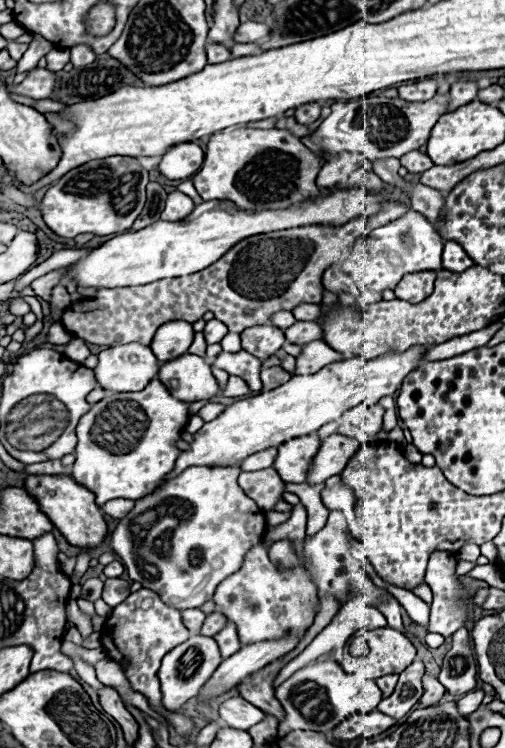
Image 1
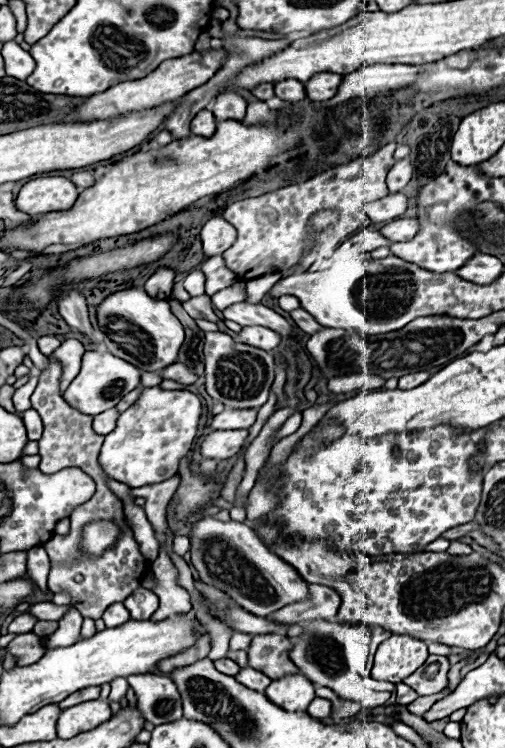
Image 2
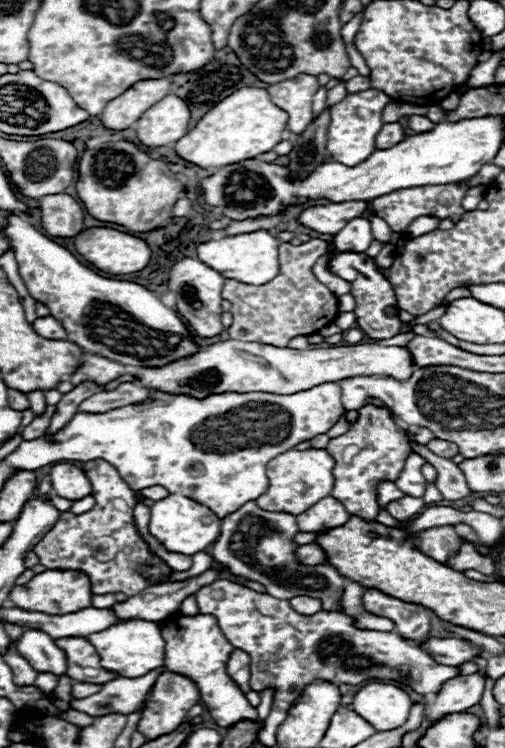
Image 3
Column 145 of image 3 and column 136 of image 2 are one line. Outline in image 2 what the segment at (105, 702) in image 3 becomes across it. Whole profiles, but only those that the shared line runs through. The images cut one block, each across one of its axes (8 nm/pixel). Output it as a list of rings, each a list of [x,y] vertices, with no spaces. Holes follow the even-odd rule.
[[[128,676],[128,684],[138,698],[138,710],[154,726],[182,718],[182,702],[174,682],[166,676]]]

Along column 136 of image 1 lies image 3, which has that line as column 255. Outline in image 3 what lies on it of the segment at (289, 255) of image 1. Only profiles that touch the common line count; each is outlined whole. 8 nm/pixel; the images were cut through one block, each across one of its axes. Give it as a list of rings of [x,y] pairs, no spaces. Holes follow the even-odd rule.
[[[312,238],[300,246],[280,244],[280,272],[270,284],[252,286],[226,280],[222,298],[232,304],[232,326],[228,328],[230,338],[286,348],[292,338],[314,334],[332,324],[338,316],[338,298],[322,282],[318,282],[312,272],[312,266],[322,254],[326,254],[326,250],[328,242],[320,238]]]

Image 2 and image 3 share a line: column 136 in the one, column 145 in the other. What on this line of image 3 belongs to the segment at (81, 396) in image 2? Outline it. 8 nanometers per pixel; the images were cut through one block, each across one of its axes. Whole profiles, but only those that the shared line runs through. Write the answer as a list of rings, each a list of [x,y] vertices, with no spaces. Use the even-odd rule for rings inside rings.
[[[226,340],[210,344],[194,356],[166,364],[162,368],[142,368],[136,372],[140,386],[162,388],[164,392],[184,392],[188,396],[208,396],[214,392],[272,392],[272,394],[294,394],[318,386],[322,382],[336,382],[350,376],[394,376],[406,380],[412,366],[412,356],[400,346],[378,346],[378,344],[356,344],[338,348],[316,348],[316,350],[292,350],[274,348],[254,342]]]

